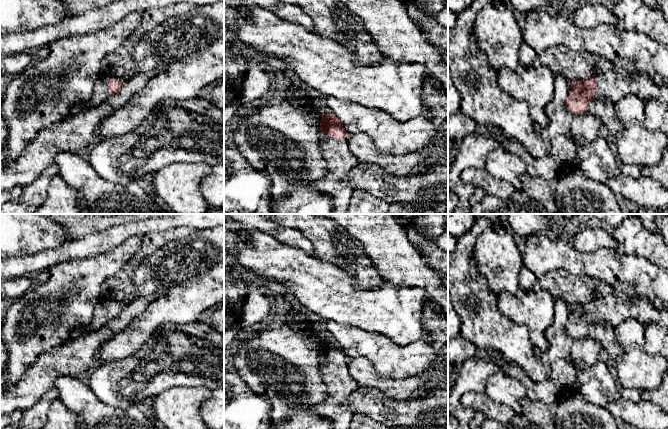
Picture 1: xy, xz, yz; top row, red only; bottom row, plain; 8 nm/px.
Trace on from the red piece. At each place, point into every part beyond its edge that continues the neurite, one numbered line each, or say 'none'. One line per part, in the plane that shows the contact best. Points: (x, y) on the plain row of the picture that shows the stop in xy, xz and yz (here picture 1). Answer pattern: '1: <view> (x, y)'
1: xy (100, 318)

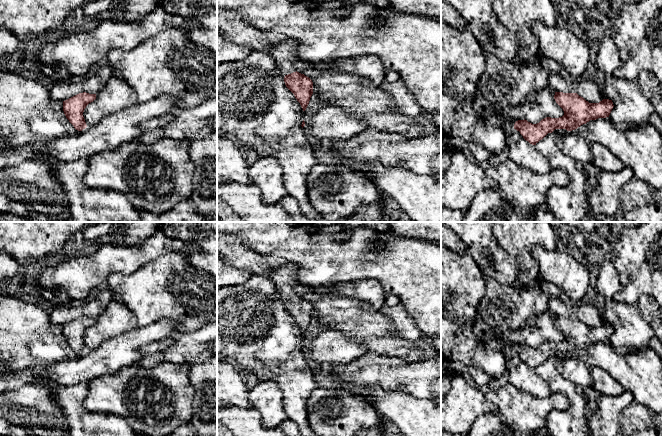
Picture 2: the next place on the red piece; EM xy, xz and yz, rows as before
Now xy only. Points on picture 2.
none

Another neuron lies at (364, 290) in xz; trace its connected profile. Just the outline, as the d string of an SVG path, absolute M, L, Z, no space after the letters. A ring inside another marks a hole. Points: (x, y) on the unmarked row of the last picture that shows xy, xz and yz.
M362 280L351 284L336 286L330 295L340 298L353 298L368 302L375 310L385 305L388 294L376 280Z

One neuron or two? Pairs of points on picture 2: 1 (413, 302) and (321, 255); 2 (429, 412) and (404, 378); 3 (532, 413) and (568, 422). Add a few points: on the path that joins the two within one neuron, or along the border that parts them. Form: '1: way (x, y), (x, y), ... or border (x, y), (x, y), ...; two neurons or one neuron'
1: way (392, 279), (378, 265), (362, 264), (344, 258); one neuron
2: border (397, 389), (407, 391), (418, 398), (430, 400); two neurons
3: border (551, 408), (545, 418), (544, 425); two neurons

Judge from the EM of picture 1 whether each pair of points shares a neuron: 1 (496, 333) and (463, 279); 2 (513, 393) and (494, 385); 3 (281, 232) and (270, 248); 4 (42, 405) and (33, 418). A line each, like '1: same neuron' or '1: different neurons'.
1: same neuron
2: same neuron
3: different neurons
4: same neuron

